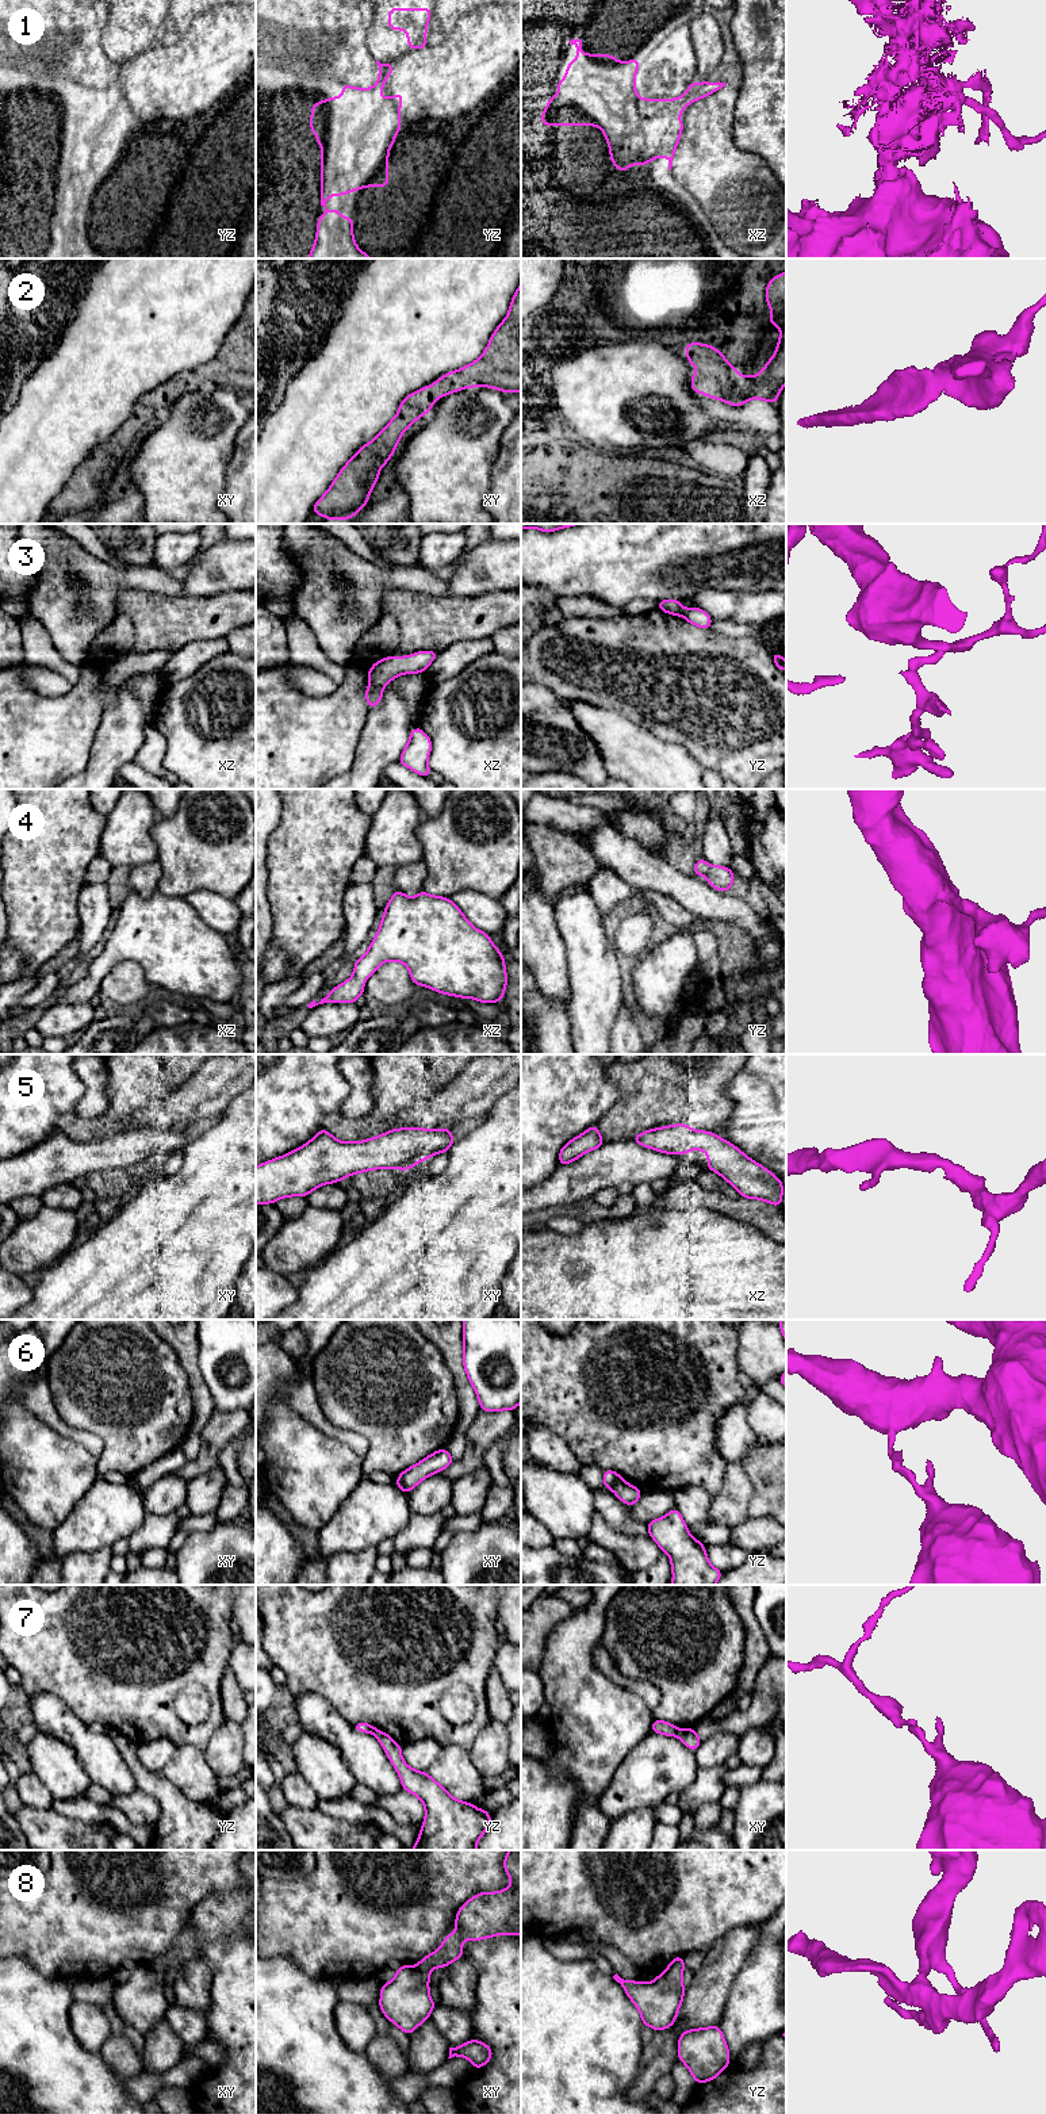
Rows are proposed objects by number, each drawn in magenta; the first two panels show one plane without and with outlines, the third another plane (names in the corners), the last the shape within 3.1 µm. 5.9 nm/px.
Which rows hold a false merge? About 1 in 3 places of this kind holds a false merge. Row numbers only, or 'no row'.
1, 3, 6, 7

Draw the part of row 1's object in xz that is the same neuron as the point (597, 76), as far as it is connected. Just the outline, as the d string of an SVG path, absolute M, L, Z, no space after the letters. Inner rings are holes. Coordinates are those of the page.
M582 54L581 61L570 61L566 77L555 81L560 89L553 99L547 100L547 108L541 112L544 126L601 126L601 119L624 118L622 110L601 110L598 114L587 111L590 99L627 99L633 89L635 64L621 62L610 54Z

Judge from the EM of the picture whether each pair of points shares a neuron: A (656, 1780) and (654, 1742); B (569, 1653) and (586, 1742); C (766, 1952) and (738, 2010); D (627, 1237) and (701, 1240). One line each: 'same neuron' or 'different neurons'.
A: same neuron
B: same neuron
C: same neuron
D: same neuron

